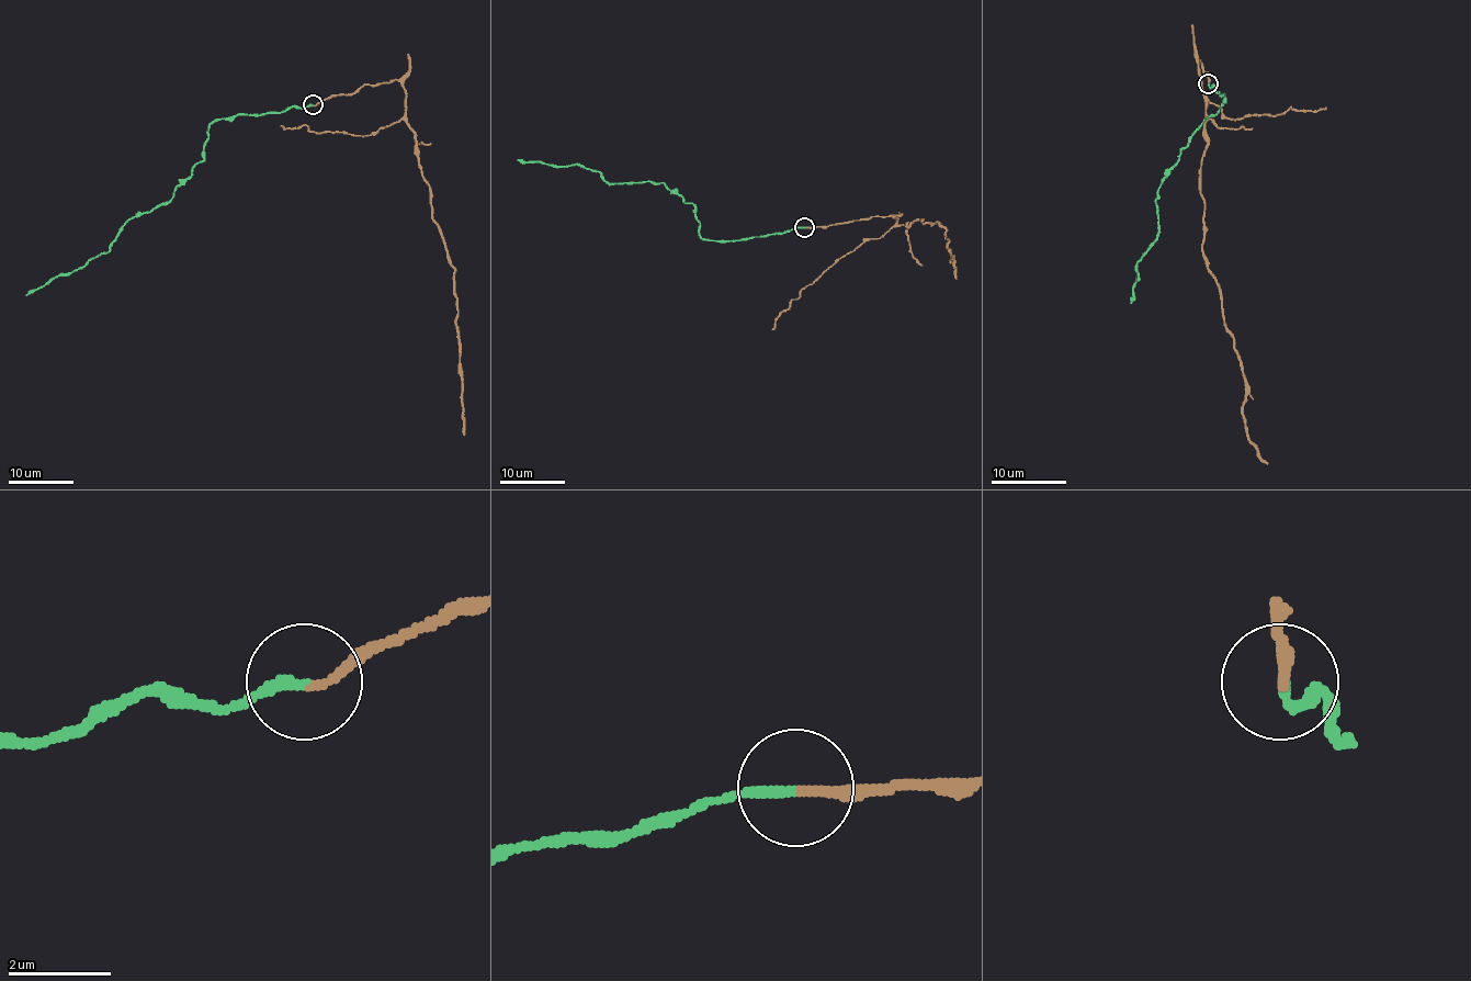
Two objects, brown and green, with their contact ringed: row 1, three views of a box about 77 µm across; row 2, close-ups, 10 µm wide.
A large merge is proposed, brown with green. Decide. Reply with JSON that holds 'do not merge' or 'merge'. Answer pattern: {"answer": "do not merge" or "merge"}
{"answer": "merge"}

